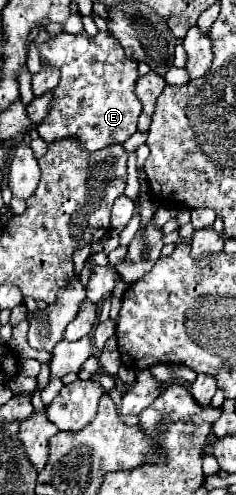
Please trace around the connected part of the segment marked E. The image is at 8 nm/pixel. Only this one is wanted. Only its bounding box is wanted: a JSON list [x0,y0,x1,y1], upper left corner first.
[35,29,141,151]

